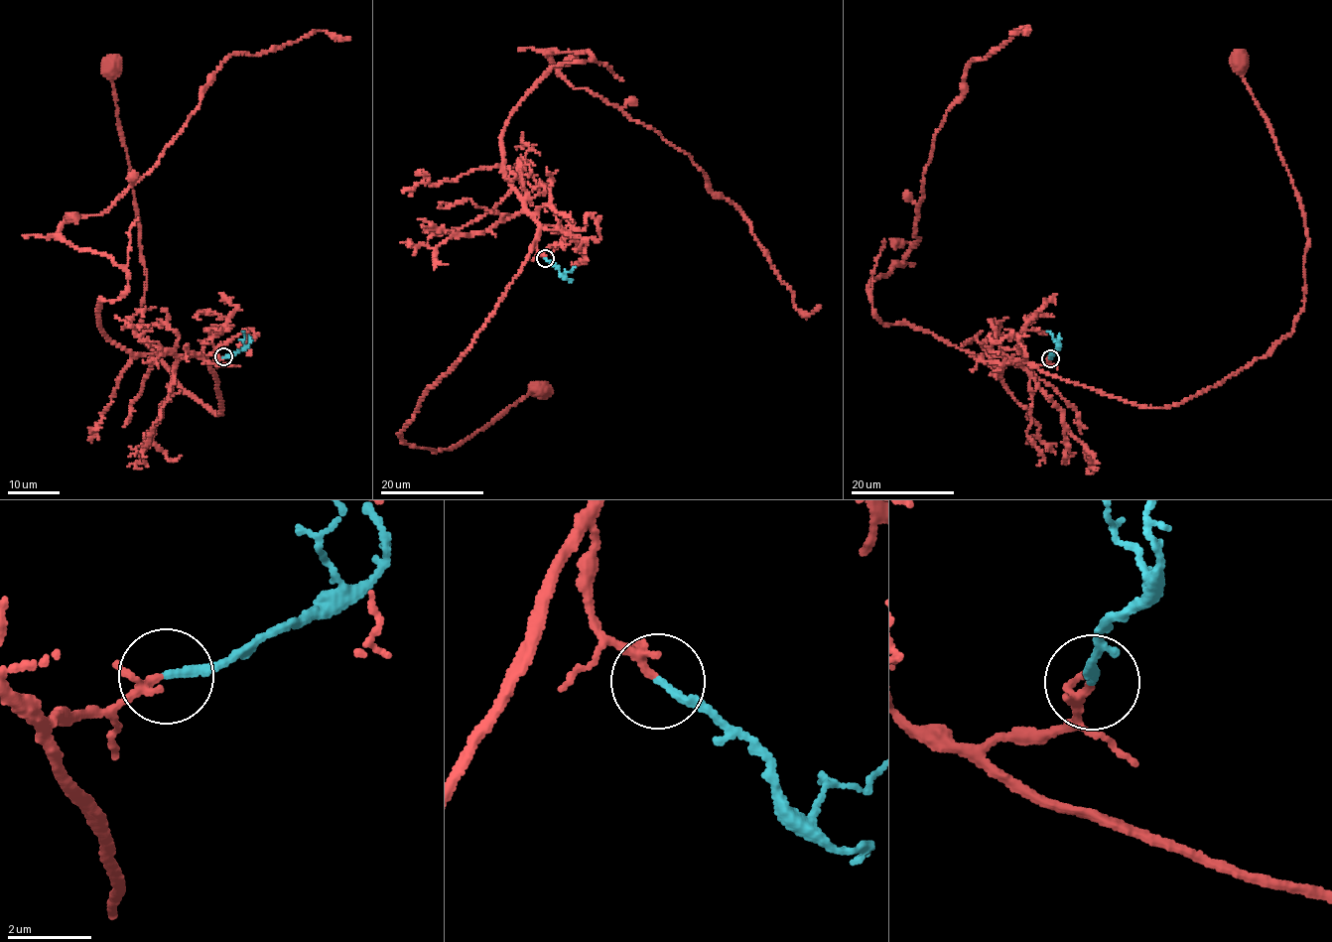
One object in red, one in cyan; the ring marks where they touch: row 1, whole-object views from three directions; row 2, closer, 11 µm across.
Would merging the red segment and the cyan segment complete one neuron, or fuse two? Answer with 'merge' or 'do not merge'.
merge

